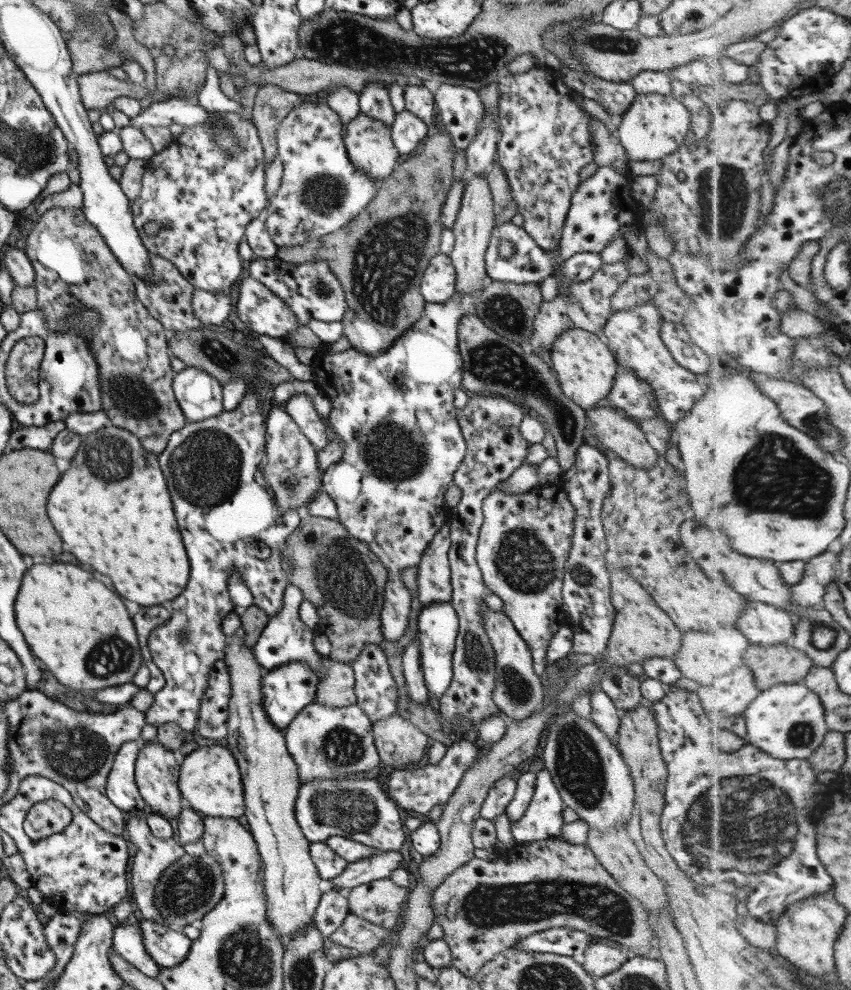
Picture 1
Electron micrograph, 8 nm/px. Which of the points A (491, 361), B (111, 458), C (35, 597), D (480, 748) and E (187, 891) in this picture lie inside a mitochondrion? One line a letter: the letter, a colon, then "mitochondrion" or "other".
A: mitochondrion
B: mitochondrion
C: other
D: other
E: mitochondrion

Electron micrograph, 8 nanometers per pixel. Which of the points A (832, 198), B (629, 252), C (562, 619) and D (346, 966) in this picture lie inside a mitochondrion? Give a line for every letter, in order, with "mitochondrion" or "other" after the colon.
A: mitochondrion
B: other
C: other
D: other

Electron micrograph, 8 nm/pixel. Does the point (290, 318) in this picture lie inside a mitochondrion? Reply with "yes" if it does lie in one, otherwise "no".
no

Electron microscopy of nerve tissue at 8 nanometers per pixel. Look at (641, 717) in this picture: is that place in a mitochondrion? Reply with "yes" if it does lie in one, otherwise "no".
no

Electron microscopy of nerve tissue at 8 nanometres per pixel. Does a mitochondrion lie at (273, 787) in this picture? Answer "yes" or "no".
no

